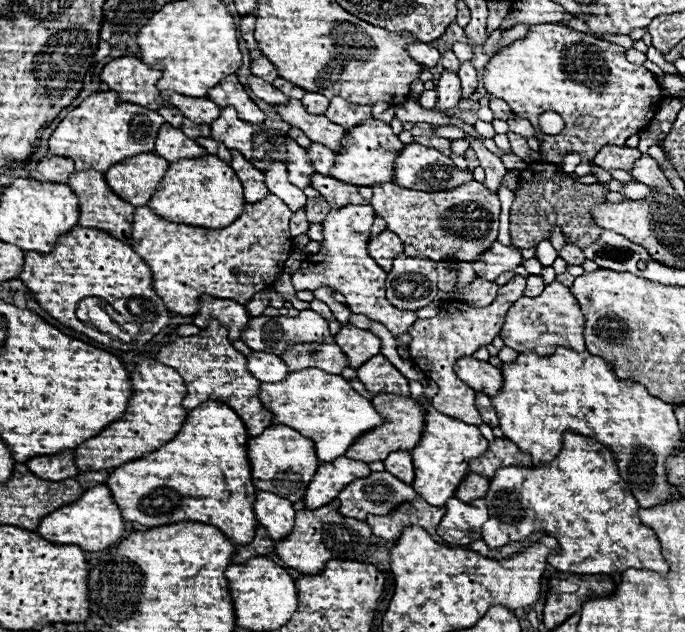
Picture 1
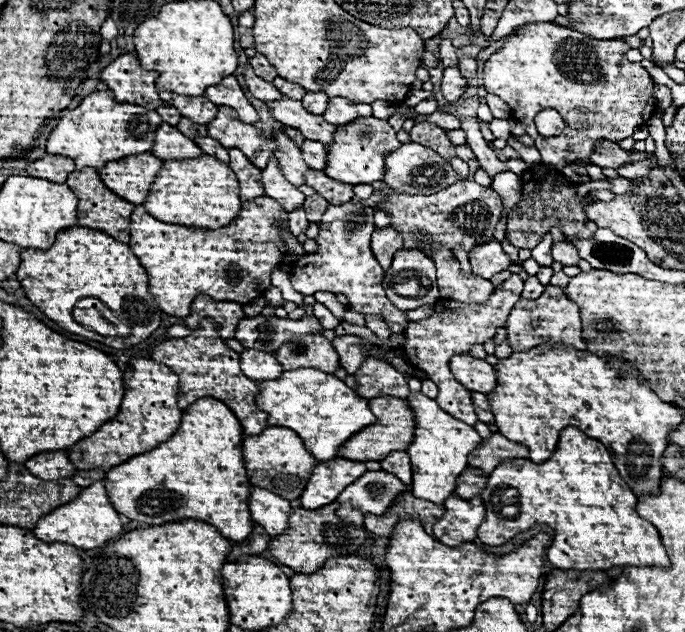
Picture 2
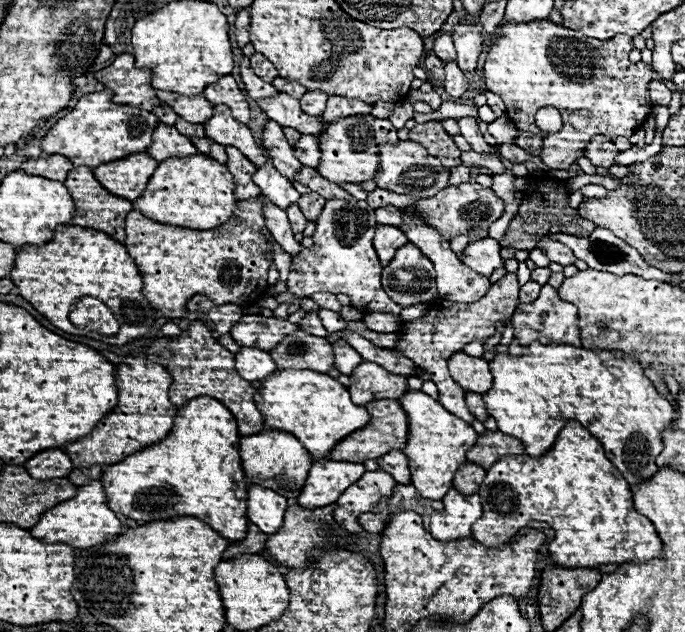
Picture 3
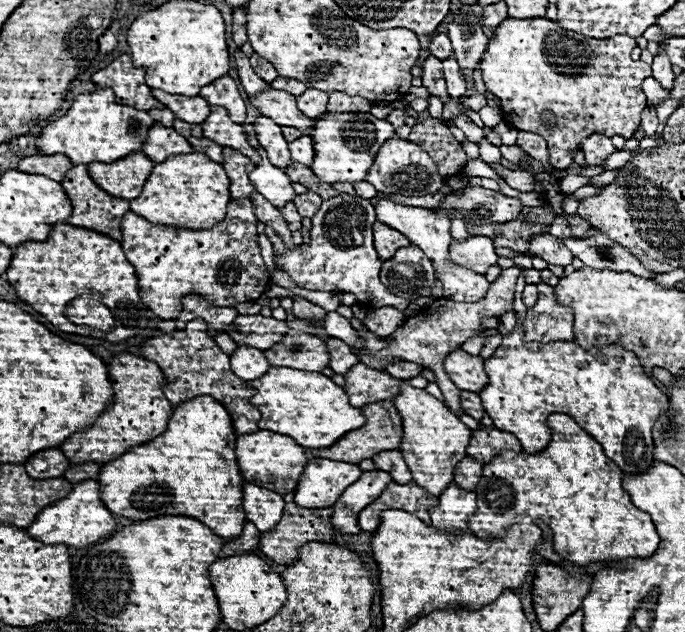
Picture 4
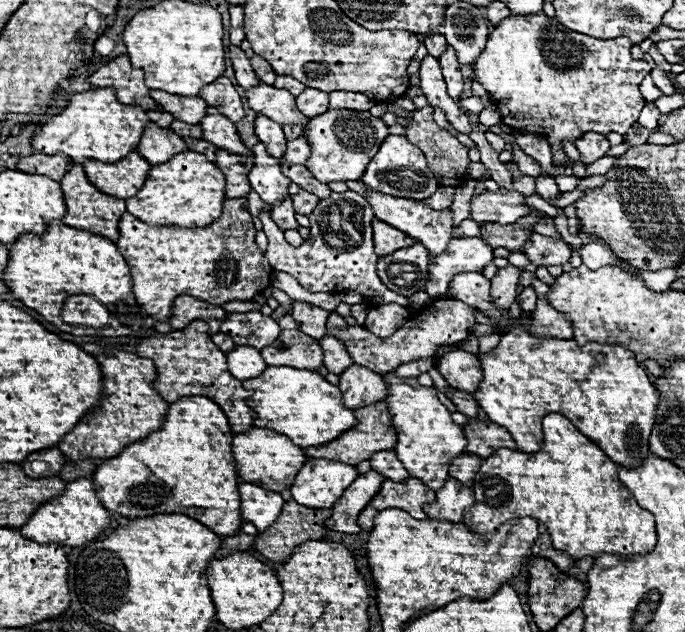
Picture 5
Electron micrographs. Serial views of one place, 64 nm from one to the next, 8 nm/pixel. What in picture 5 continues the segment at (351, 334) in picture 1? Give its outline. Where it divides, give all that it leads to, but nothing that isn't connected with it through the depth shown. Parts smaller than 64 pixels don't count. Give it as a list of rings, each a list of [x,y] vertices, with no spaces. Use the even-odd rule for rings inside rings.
[[[326,336],[320,340],[320,346],[324,350],[324,366],[328,368],[328,372],[334,374],[342,374],[348,366],[354,364],[354,360],[350,358],[350,354],[346,352],[344,344],[340,344],[340,340],[336,340],[334,336]]]

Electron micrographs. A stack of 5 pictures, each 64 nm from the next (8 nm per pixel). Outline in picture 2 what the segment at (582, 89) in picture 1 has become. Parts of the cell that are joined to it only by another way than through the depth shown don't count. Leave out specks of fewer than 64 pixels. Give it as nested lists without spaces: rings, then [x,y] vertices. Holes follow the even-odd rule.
[[[524,24],[516,30],[508,42],[494,52],[484,64],[484,88],[490,94],[500,96],[512,110],[512,116],[528,126],[528,134],[536,140],[536,148],[542,154],[542,162],[556,170],[562,170],[568,162],[574,160],[588,160],[594,146],[610,140],[622,142],[630,138],[638,128],[646,126],[646,122],[654,116],[658,108],[654,98],[654,80],[650,74],[638,64],[626,60],[628,46],[622,40],[596,40],[580,34],[574,28],[566,28],[560,24]],[[554,108],[562,114],[566,128],[562,134],[554,138],[544,138],[538,134],[534,126],[534,116],[540,110]]]

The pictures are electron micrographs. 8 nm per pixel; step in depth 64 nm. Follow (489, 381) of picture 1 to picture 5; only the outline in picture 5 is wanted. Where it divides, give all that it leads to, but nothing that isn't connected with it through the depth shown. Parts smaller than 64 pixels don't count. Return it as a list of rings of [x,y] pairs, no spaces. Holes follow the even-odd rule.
[[[464,350],[446,352],[438,360],[436,368],[446,378],[446,382],[452,388],[458,388],[458,390],[476,392],[480,382],[484,380],[478,358],[474,354],[470,354],[470,352],[464,352]]]

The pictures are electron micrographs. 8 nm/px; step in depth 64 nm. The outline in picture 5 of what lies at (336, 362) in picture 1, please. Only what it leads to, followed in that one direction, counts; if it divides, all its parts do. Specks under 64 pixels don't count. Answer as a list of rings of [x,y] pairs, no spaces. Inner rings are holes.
[[[282,330],[280,338],[262,348],[262,358],[268,366],[290,366],[298,370],[316,370],[324,362],[324,352],[318,340],[300,330]]]

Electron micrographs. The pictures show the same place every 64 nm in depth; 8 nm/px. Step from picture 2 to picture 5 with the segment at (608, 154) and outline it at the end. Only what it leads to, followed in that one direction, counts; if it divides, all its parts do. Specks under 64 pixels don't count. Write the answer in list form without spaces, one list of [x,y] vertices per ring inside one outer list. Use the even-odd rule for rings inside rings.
[[[584,134],[584,138],[578,138],[574,144],[580,150],[584,164],[596,162],[610,150],[610,142],[602,134]]]

